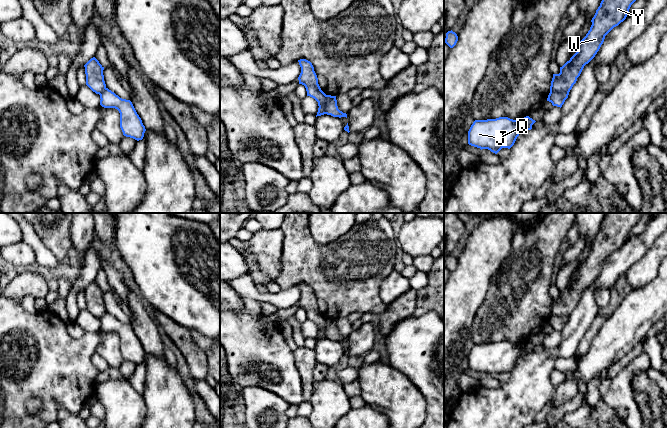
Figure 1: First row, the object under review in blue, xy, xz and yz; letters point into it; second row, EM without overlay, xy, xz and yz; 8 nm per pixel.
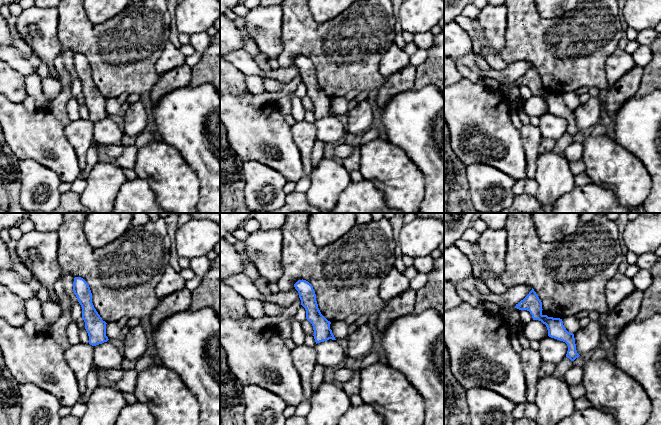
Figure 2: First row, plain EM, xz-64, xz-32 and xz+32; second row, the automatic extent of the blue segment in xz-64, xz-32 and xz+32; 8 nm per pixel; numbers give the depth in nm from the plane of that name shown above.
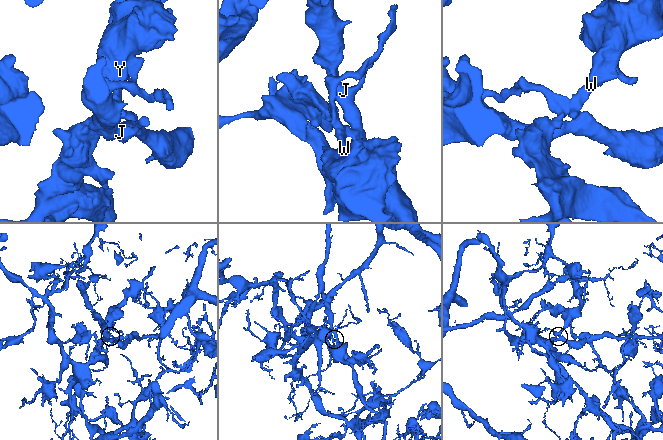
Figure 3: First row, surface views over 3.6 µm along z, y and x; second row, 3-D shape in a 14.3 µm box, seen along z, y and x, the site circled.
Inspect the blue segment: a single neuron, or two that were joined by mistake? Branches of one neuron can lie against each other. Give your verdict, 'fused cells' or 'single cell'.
fused cells

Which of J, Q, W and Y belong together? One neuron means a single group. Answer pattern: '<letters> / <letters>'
J Q / W Y

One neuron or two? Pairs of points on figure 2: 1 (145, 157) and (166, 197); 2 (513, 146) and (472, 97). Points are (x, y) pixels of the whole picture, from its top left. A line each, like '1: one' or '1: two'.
1: one
2: one

